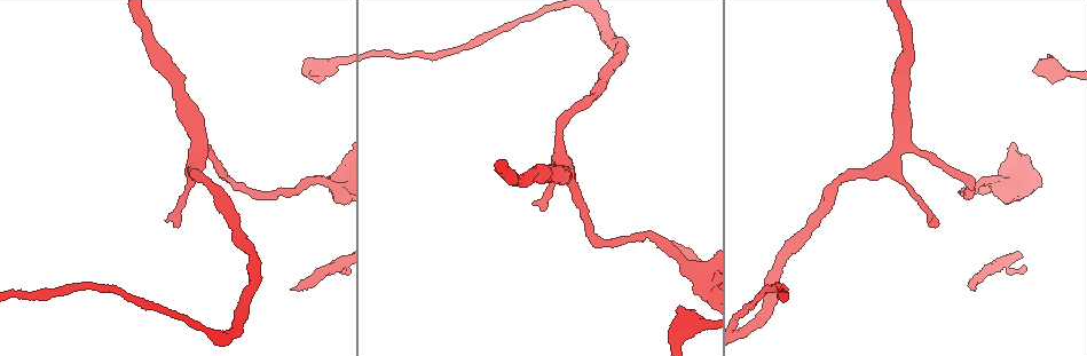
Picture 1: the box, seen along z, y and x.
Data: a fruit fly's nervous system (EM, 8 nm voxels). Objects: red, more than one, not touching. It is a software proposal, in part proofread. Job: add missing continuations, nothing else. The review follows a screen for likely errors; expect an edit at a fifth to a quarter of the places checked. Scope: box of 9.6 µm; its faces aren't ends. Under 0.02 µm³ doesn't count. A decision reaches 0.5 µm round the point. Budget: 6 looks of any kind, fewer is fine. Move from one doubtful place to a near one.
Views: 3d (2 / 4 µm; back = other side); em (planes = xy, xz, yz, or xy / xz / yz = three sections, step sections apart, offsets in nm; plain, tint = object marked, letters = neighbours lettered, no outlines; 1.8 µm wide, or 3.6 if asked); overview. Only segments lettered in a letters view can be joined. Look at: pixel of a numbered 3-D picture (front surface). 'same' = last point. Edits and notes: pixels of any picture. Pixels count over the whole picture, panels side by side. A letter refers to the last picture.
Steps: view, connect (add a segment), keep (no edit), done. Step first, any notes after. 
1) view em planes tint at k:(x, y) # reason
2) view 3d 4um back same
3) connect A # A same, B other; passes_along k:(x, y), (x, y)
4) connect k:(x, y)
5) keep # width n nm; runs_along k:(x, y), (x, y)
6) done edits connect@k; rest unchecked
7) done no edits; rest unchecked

view 3d 4um at 1:(293, 289) # branch stops here

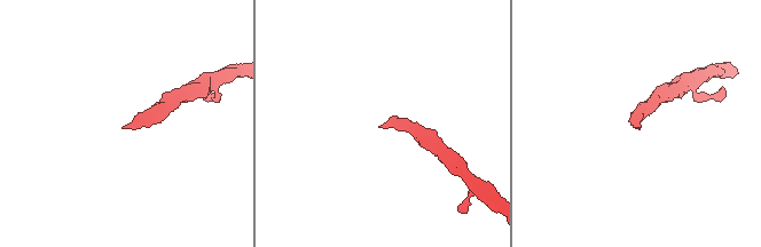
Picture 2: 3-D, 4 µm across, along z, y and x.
view em 3.6um planes tint at 2:(379, 127) # need the tissue

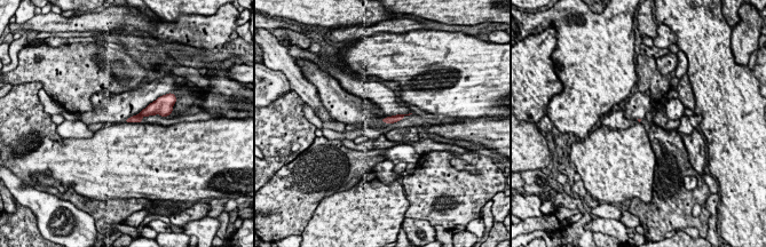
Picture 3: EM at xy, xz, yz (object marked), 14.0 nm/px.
view em 3.6um planes letters same

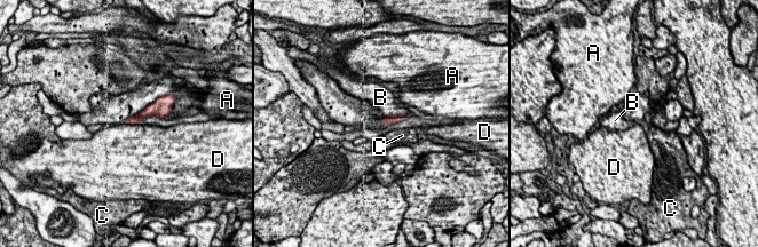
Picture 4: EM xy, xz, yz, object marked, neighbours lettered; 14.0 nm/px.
connect 4:(385, 101) # A other, B same, C other, D other; it goes on there

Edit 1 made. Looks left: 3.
view overview

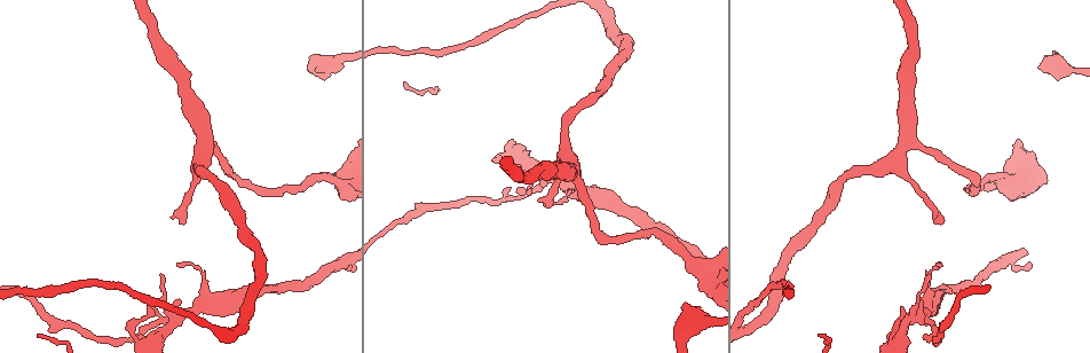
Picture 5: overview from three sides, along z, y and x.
view 3d 2um at 5:(1028, 265) # an open end

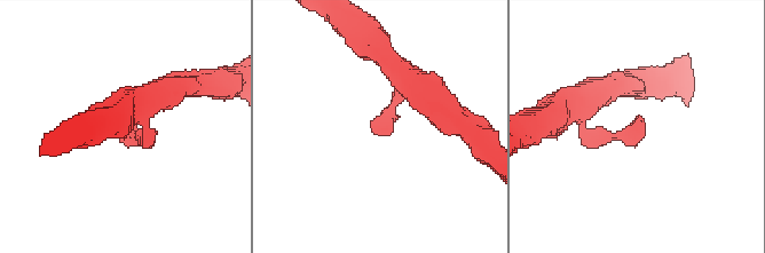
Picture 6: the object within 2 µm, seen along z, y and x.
view em planes letters at 6:(637, 119)

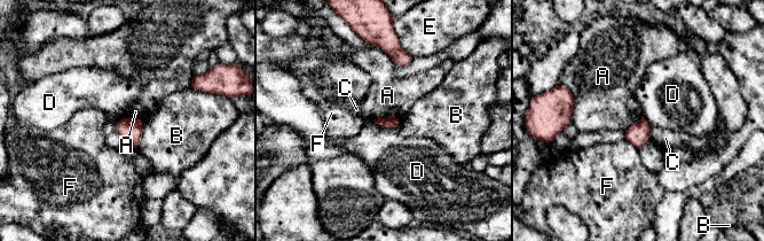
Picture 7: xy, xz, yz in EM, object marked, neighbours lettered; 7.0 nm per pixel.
keep # A other, B other, C other, D other, E other, F other; none of them fits

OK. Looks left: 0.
done edits connect@4; rest unchecked

